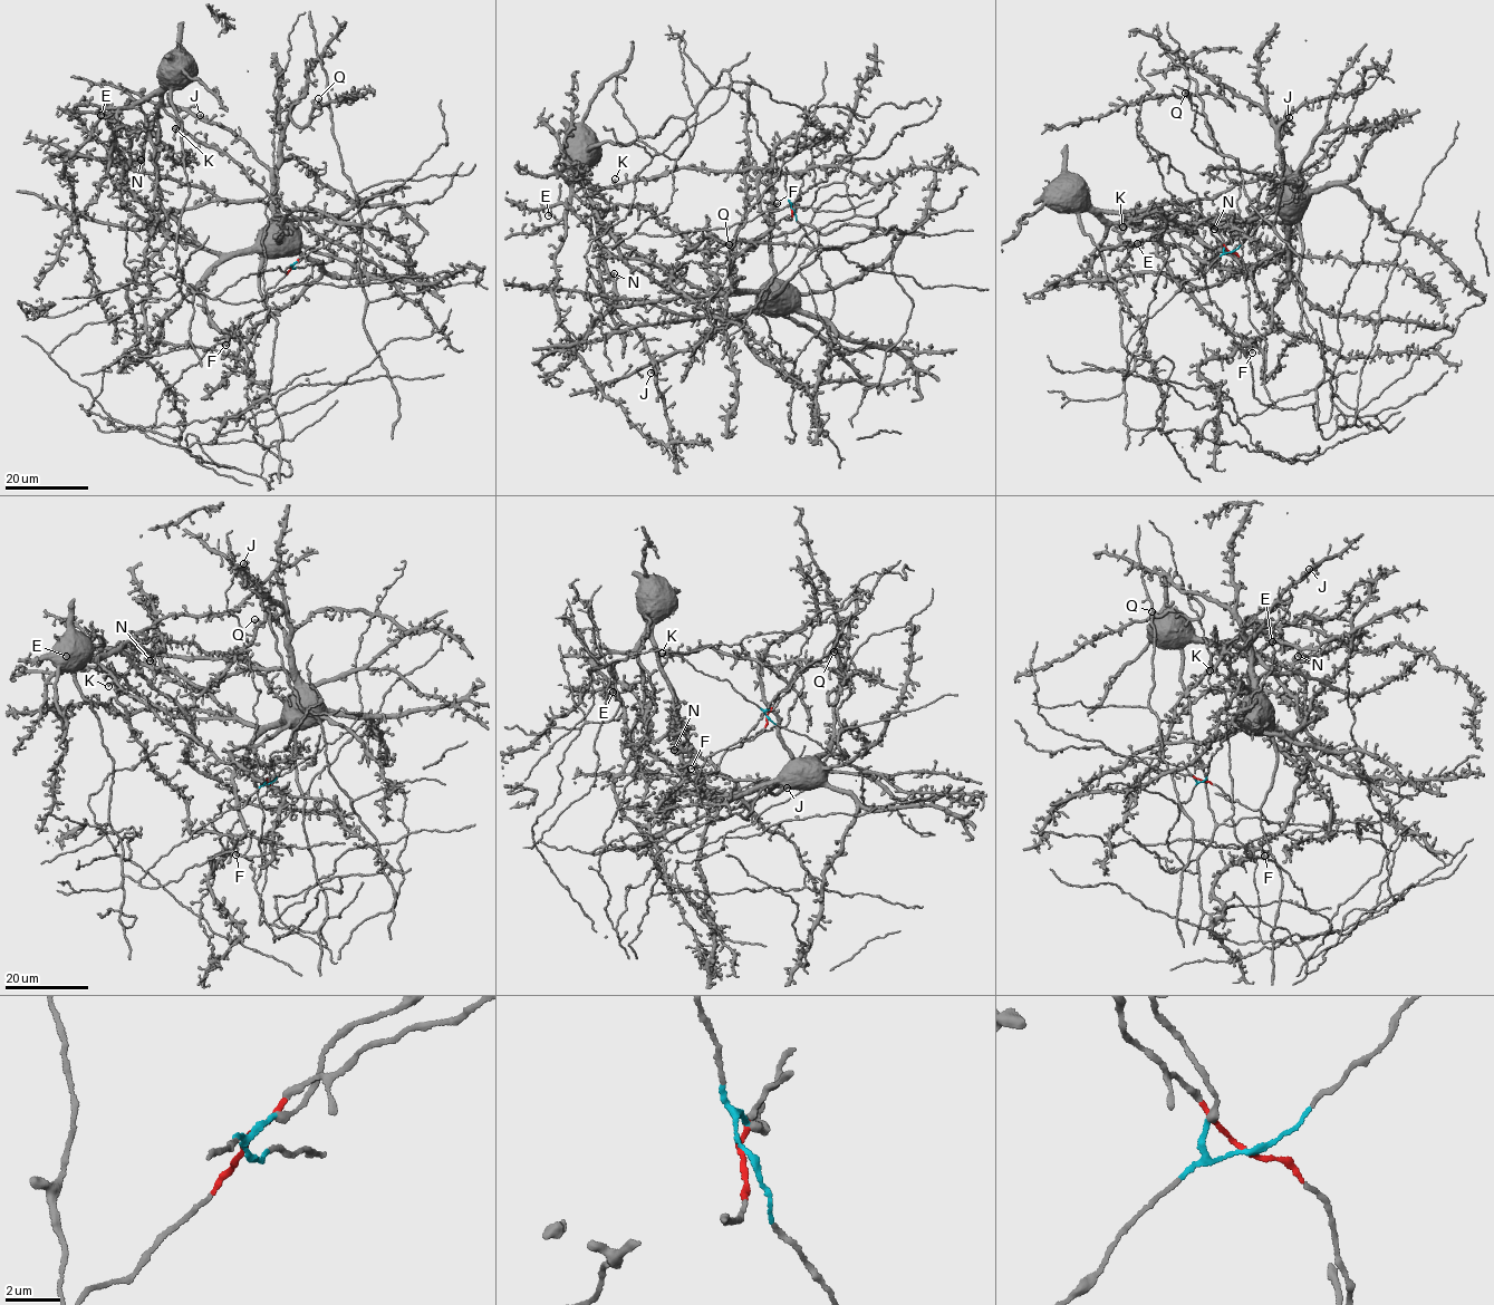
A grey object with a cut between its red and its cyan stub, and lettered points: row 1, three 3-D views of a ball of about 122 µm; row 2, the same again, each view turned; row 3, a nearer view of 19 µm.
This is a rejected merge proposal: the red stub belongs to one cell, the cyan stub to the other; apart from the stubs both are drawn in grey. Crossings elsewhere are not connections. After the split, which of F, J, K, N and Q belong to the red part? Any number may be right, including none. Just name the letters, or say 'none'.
F, J, Q

